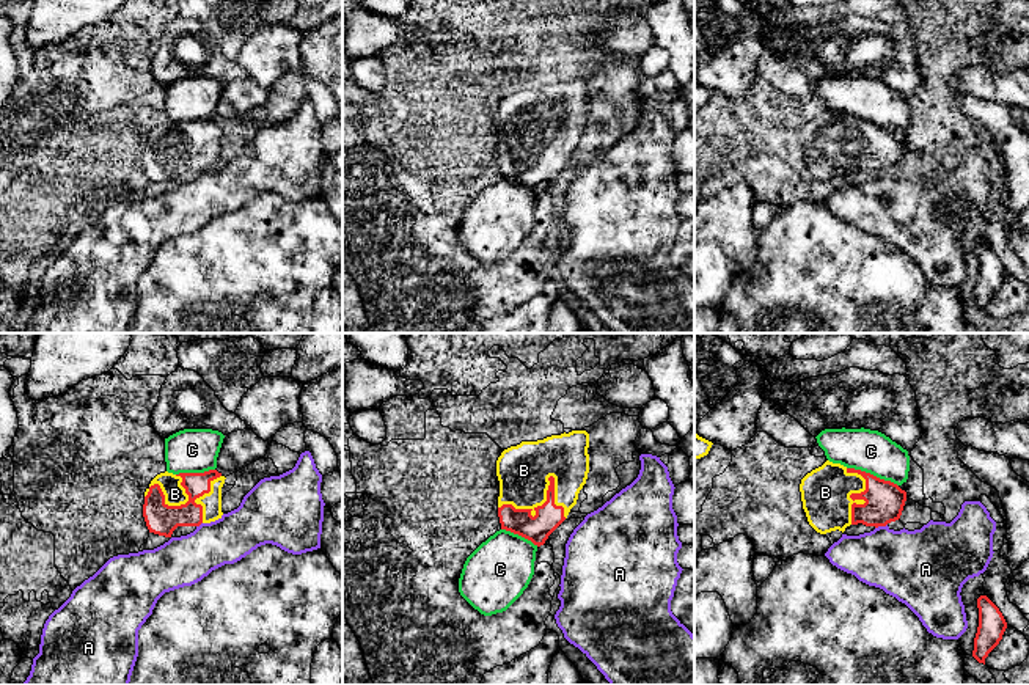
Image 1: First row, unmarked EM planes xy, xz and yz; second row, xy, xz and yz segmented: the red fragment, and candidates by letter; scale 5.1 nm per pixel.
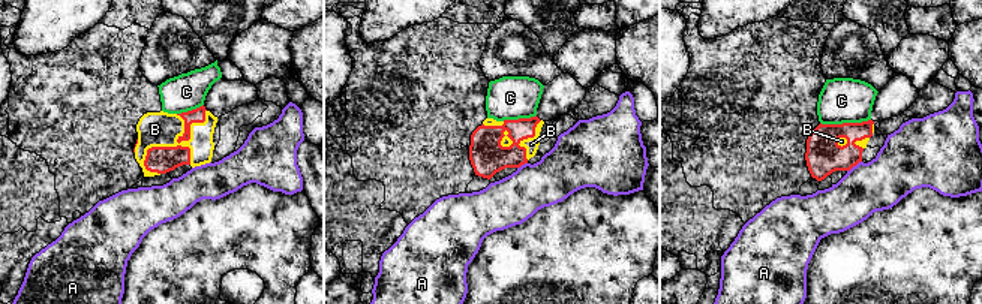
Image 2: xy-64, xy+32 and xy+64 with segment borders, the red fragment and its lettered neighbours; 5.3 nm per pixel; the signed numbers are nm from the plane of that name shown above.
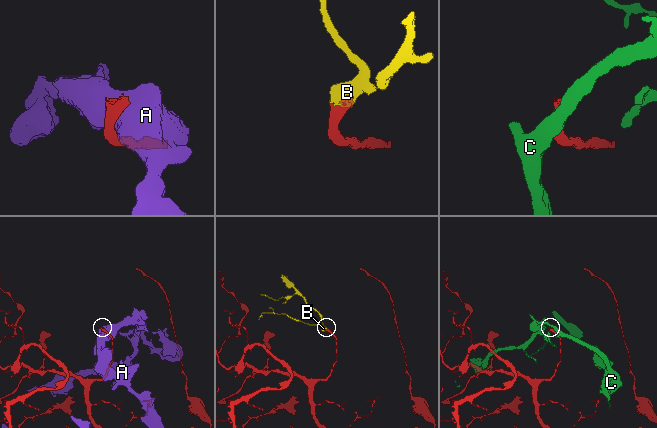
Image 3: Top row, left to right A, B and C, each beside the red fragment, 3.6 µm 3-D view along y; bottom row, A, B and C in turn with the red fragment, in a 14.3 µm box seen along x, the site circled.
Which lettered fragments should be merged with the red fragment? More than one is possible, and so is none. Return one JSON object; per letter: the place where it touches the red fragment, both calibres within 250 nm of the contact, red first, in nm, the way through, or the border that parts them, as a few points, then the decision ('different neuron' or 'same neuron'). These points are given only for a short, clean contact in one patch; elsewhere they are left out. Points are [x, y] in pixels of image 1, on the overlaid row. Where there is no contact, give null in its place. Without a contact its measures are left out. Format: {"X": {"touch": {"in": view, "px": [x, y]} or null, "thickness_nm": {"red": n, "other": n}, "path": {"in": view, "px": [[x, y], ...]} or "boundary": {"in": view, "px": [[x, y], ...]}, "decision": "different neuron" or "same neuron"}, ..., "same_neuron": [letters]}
{"A": {"touch": {"in": "yz", "px": [880, 525]}, "thickness_nm": {"red": 200, "other": 360}, "decision": "different neuron"}, "B": {"touch": {"in": "xz", "px": [549, 489]}, "thickness_nm": {"red": 140, "other": 260}, "decision": "same neuron"}, "C": {"touch": {"in": "yz", "px": [872, 475]}, "thickness_nm": {"red": 200, "other": 220}, "decision": "different neuron"}, "same_neuron": ["B"]}

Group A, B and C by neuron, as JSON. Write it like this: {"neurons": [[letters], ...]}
{"neurons": [["A"], ["B"], ["C"]]}

